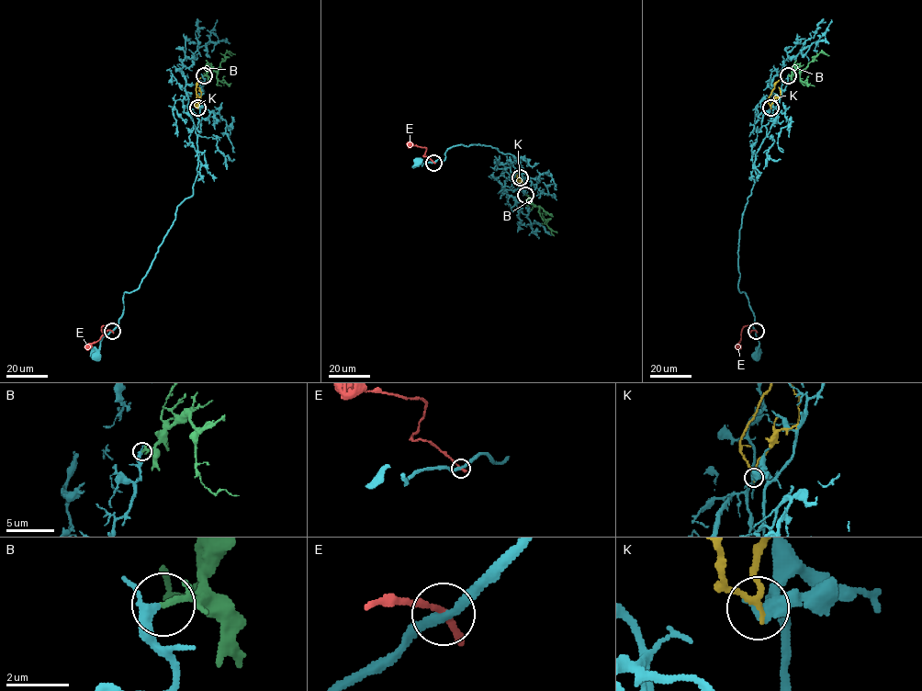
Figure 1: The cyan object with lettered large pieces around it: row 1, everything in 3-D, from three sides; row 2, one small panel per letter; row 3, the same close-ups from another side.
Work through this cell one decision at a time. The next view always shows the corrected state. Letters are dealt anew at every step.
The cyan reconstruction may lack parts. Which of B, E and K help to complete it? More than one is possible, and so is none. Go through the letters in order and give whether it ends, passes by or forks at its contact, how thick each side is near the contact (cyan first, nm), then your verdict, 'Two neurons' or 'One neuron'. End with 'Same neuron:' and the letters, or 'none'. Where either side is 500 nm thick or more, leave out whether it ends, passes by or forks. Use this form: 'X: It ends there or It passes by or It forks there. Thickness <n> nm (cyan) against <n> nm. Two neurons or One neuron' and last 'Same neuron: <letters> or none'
B: It passes by. Thickness 260 nm (cyan) against 130 nm. One neuron
E: It ends there. Thickness 280 nm (cyan) against 240 nm. Two neurons
K: It passes by. Thickness 280 nm (cyan) against 160 nm. Two neurons
Same neuron: B

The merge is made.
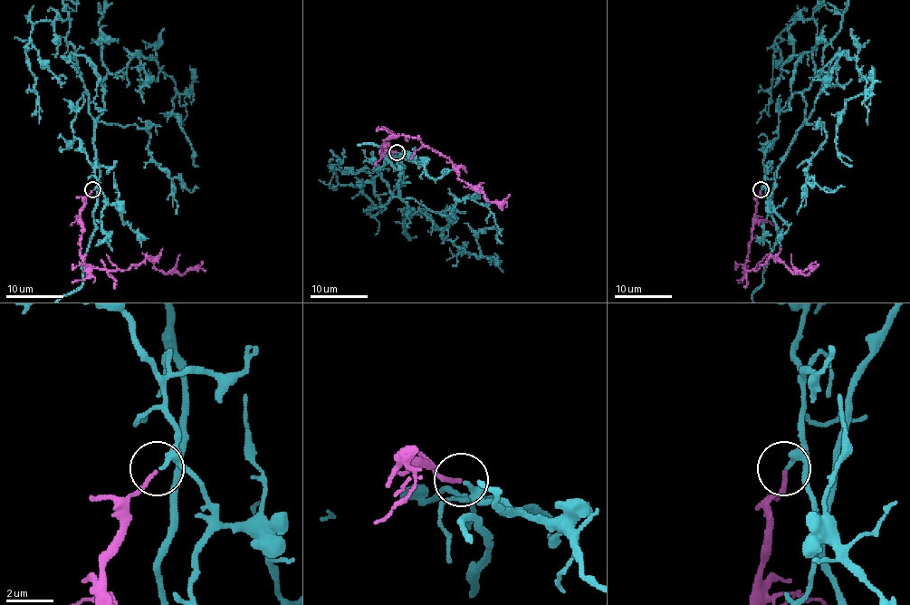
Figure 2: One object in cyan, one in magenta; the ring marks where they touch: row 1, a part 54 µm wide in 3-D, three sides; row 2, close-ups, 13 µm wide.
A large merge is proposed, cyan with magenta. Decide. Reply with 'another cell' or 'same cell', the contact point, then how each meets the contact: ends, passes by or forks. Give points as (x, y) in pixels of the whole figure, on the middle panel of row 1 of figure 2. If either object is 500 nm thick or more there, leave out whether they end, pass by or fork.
same cell | (397, 152) | cyan ends | magenta ends

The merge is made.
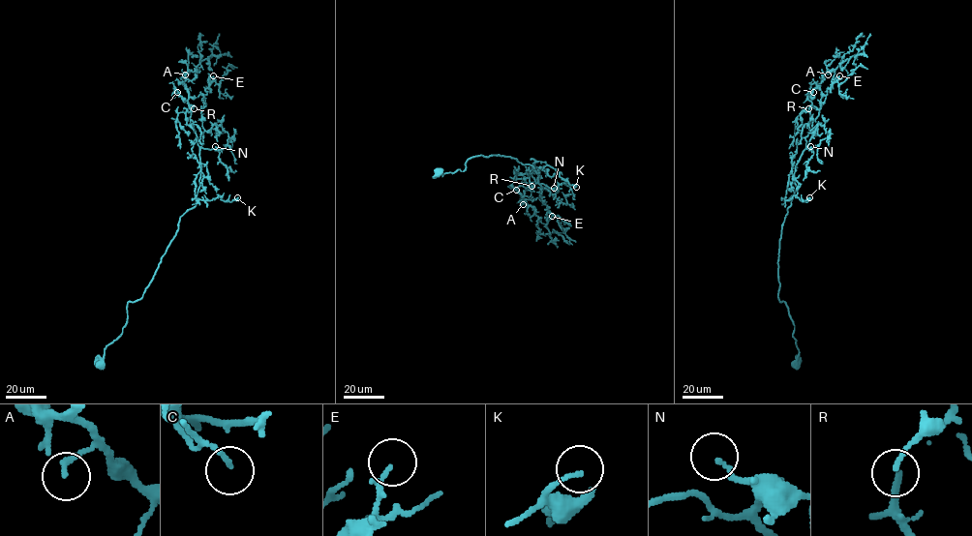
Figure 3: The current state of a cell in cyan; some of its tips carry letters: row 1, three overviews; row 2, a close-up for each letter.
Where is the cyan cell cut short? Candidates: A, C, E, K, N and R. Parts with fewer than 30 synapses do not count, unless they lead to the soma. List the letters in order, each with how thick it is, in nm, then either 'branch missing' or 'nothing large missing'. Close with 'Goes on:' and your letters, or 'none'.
A: calibre 150 nm; nothing large missing
C: calibre 120 nm; nothing large missing
E: calibre 170 nm; nothing large missing
K: calibre 100 nm; nothing large missing
N: calibre 130 nm; nothing large missing
R: calibre 140 nm; nothing large missing
Goes on: none

